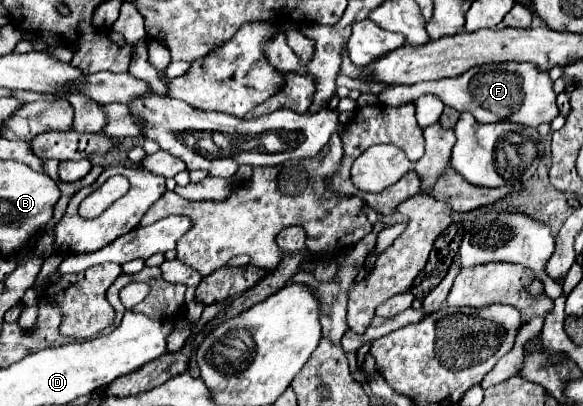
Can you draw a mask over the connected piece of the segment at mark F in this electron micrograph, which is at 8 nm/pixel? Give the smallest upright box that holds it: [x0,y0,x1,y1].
[378,63,559,127]

